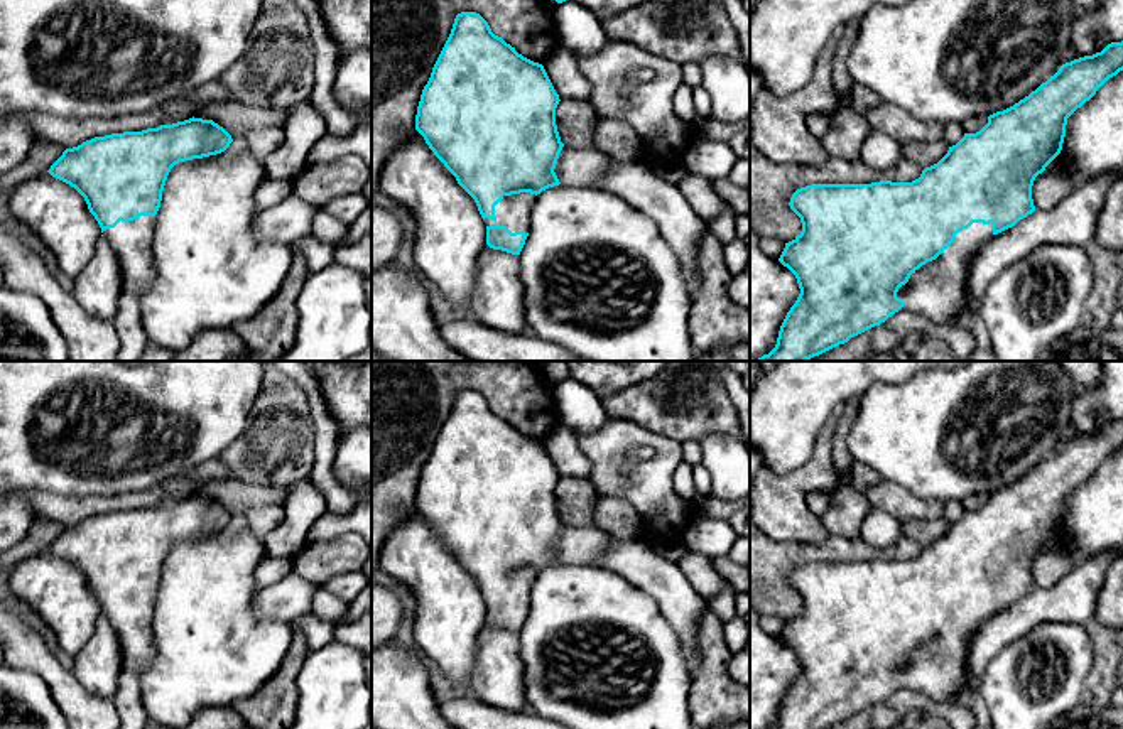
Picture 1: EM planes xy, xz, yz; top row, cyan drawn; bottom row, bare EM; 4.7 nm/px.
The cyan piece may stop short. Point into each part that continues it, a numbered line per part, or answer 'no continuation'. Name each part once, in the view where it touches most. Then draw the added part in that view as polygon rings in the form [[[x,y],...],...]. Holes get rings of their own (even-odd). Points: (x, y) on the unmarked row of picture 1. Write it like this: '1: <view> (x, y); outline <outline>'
1: xz (514, 589); outline [[[520,570],[512,574],[503,574],[503,577],[495,584],[496,597],[491,599],[485,596],[485,604],[500,602],[507,604],[512,611],[530,609],[530,587],[534,584],[535,572]]]

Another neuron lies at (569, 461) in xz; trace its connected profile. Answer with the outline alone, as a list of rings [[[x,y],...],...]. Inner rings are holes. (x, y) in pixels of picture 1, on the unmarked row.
[[[557,427],[554,434],[544,442],[544,447],[559,472],[559,478],[579,478],[591,481],[591,462],[579,449],[576,434]]]

